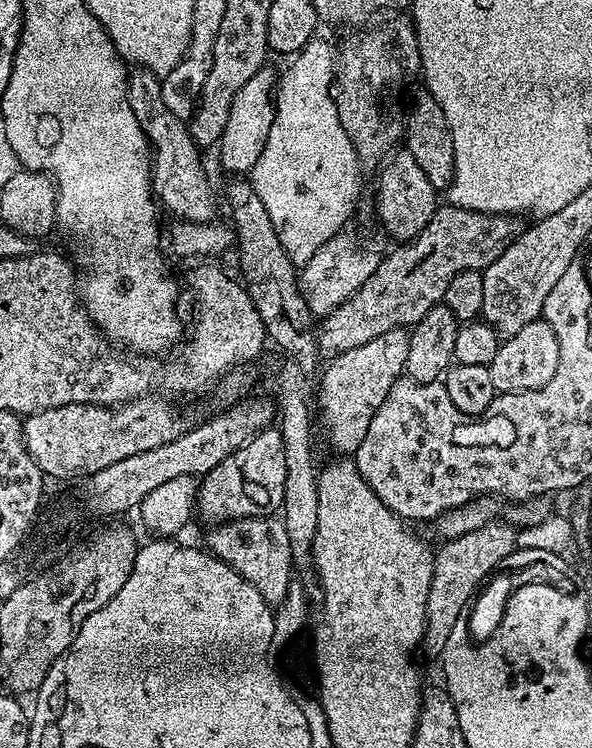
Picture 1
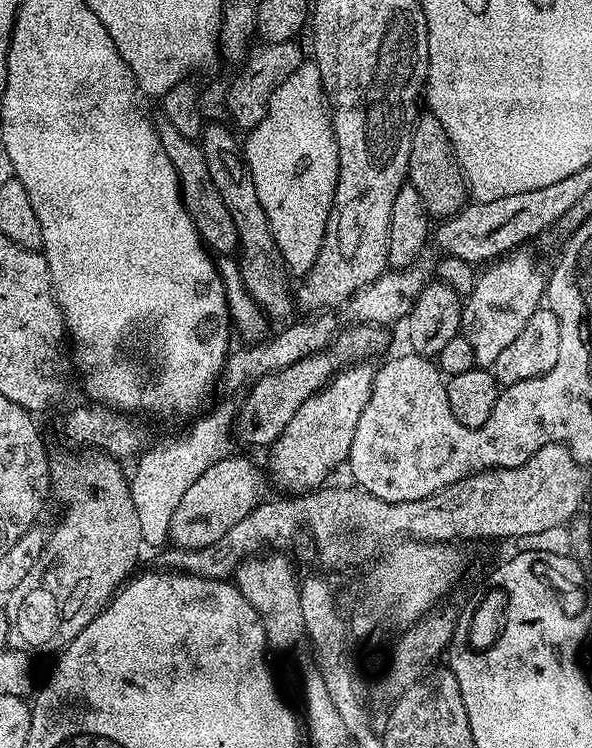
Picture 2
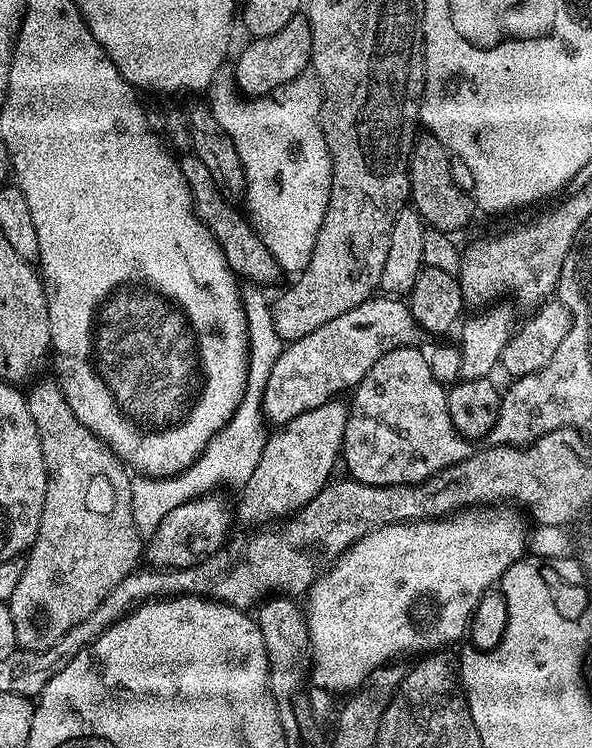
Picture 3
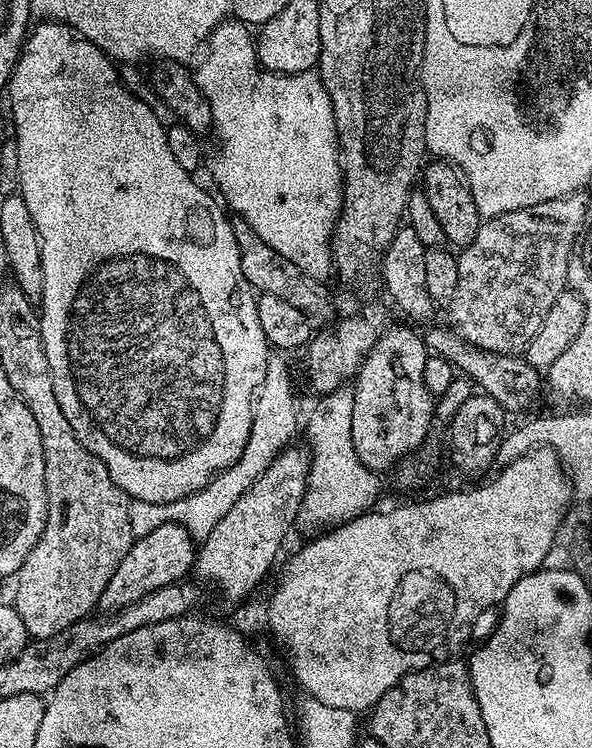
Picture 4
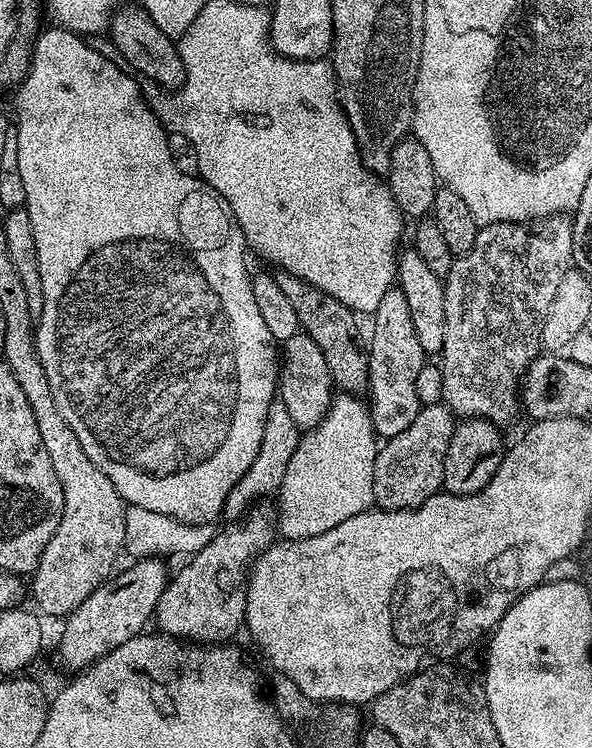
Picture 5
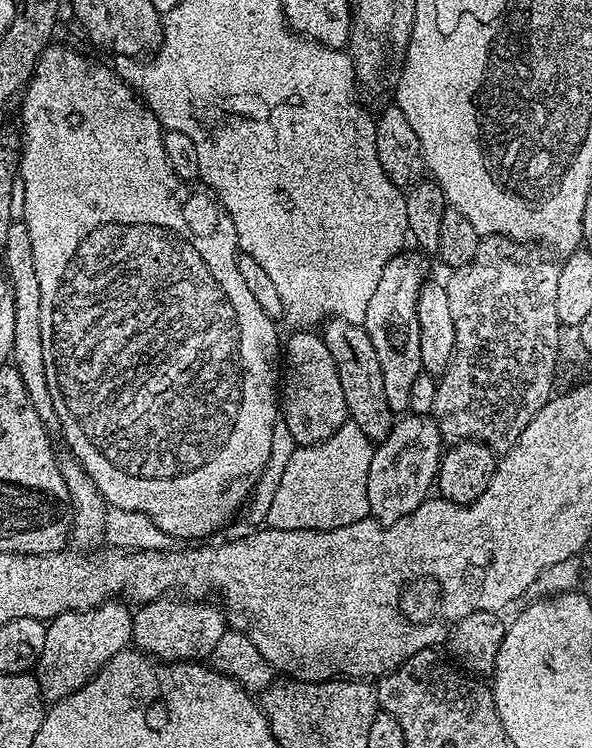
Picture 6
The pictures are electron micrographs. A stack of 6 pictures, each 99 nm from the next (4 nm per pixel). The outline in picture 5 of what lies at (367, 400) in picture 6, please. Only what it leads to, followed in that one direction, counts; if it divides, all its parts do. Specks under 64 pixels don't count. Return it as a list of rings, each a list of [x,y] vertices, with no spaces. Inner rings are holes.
[[[277,271],[275,277],[282,294],[286,294],[286,298],[290,298],[290,306],[294,306],[302,331],[315,342],[318,350],[322,350],[333,385],[342,392],[363,393],[368,386],[368,354],[365,345],[360,345],[356,337],[357,313],[343,305],[338,298],[331,297],[318,286],[294,274]]]

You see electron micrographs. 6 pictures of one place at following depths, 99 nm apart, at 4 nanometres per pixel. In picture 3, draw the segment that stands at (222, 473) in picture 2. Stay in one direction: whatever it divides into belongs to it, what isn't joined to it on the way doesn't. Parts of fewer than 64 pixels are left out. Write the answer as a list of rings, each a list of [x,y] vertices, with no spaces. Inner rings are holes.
[[[201,498],[170,510],[146,544],[146,560],[153,569],[189,568],[221,551],[228,536],[228,512],[216,498]]]

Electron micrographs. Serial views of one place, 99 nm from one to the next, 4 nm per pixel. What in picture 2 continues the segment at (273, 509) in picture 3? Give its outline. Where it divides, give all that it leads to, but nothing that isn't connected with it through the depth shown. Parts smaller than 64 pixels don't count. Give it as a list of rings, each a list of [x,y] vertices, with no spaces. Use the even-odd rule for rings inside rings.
[[[360,362],[355,366],[349,367],[347,370],[341,370],[328,381],[324,387],[320,388],[310,398],[306,398],[306,402],[302,402],[302,406],[298,406],[298,410],[294,410],[294,418],[290,418],[290,422],[286,422],[286,426],[282,430],[282,434],[276,441],[270,445],[272,452],[268,456],[268,468],[270,480],[277,484],[280,488],[285,488],[288,494],[304,494],[309,490],[315,490],[325,483],[324,480],[336,467],[343,465],[350,454],[350,441],[354,438],[354,429],[358,426],[358,418],[362,414],[362,410],[366,406],[366,402],[370,402],[370,390],[374,386],[374,378],[376,377],[376,368],[368,362]]]

